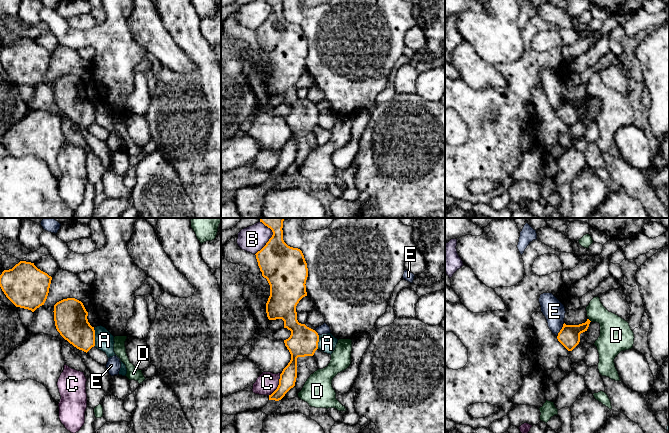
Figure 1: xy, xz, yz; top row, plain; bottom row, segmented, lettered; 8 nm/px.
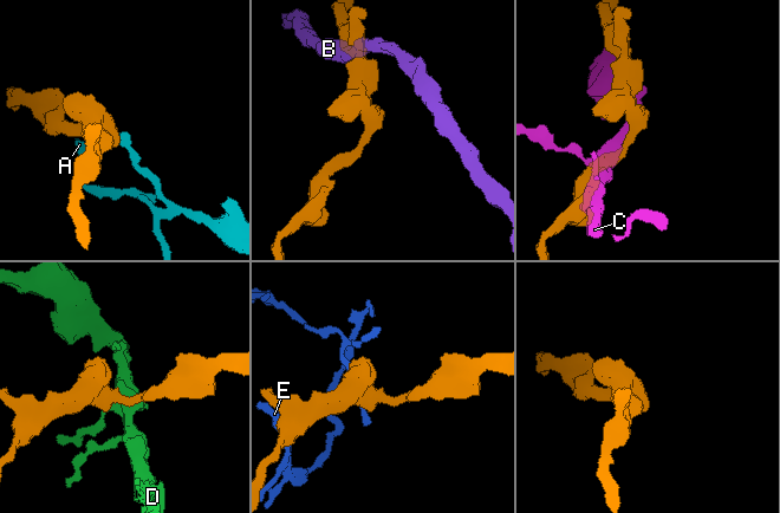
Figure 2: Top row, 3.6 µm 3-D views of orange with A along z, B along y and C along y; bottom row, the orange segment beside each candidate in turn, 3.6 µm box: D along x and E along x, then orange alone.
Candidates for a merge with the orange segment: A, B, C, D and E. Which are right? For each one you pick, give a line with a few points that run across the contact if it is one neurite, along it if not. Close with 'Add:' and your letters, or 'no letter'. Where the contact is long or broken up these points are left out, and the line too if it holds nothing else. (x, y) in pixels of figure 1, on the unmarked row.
Add: no letter

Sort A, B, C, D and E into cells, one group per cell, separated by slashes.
A / B / C / D / E

